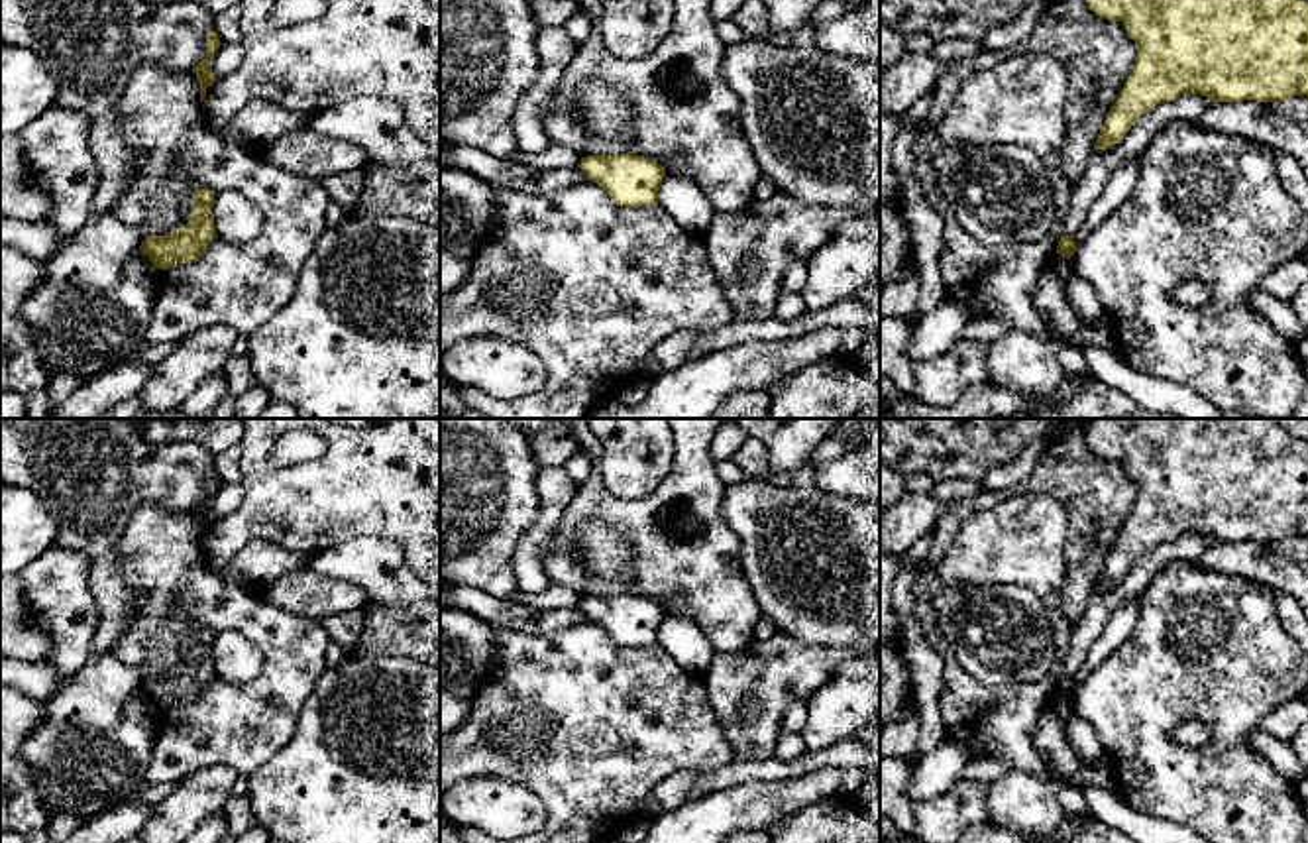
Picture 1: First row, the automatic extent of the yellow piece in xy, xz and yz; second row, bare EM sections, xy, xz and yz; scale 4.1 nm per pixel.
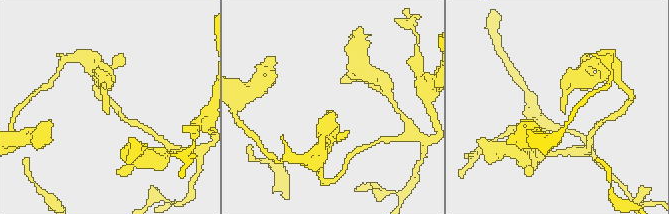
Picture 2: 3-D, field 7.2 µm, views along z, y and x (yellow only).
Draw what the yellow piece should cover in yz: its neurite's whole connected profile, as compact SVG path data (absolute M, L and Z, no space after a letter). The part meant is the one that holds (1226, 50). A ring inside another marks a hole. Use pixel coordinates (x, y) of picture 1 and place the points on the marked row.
M1086 0L1086 4L1096 16L1121 22L1137 45L1133 71L1108 112L1094 149L1119 143L1139 116L1184 92L1214 102L1281 102L1308 96L1308 0Z

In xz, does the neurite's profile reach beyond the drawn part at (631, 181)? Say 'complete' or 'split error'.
complete

